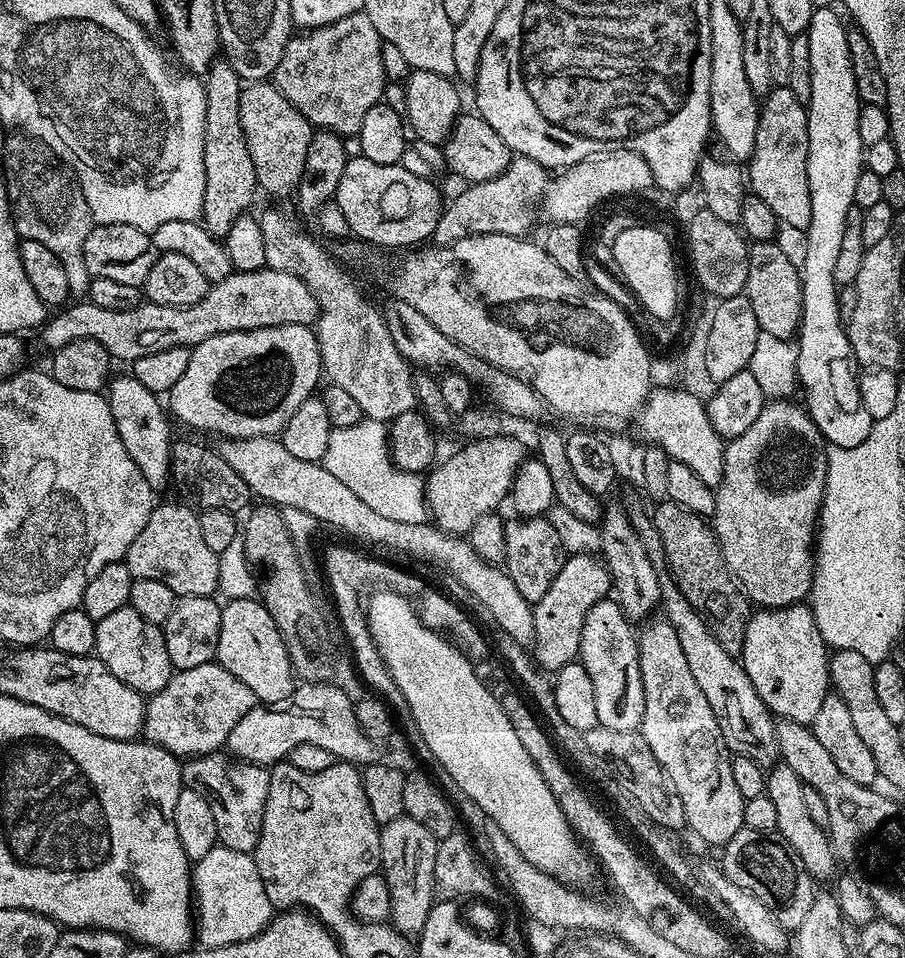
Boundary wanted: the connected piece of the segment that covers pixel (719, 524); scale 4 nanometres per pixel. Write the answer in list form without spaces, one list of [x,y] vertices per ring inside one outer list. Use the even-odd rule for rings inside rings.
[[[776,398],[765,403],[764,409],[750,422],[750,426],[741,436],[731,437],[727,441],[724,450],[724,469],[722,470],[722,482],[714,491],[716,493],[716,509],[710,518],[710,523],[716,533],[716,540],[722,550],[722,558],[726,566],[732,572],[732,579],[740,586],[740,591],[748,597],[753,605],[760,608],[785,608],[791,604],[801,603],[811,593],[812,574],[814,571],[814,537],[818,532],[820,508],[824,504],[824,487],[826,486],[826,470],[828,458],[826,455],[826,441],[820,435],[818,426],[812,421],[811,415],[803,412],[793,401],[788,398]]]

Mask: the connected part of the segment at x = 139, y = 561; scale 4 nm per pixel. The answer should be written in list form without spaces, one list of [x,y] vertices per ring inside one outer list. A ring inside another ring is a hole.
[[[160,504],[152,509],[146,526],[142,526],[142,534],[130,542],[130,550],[125,554],[123,563],[128,565],[130,574],[134,578],[154,578],[165,586],[170,586],[177,597],[182,596],[210,596],[217,595],[220,583],[218,582],[218,566],[220,557],[214,550],[209,550],[202,538],[202,529],[198,527],[200,517],[195,507],[187,508],[184,504]]]

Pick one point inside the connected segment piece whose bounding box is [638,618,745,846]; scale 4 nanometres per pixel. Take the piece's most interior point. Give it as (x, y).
(677, 722)

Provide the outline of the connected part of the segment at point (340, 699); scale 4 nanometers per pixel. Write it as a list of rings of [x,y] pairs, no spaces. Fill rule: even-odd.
[[[300,682],[293,687],[292,695],[282,698],[282,702],[253,703],[238,726],[230,730],[226,748],[235,759],[271,766],[287,758],[294,746],[303,744],[322,746],[322,750],[330,750],[333,758],[346,764],[363,766],[378,760],[377,741],[360,729],[353,697],[348,697],[336,682]]]

